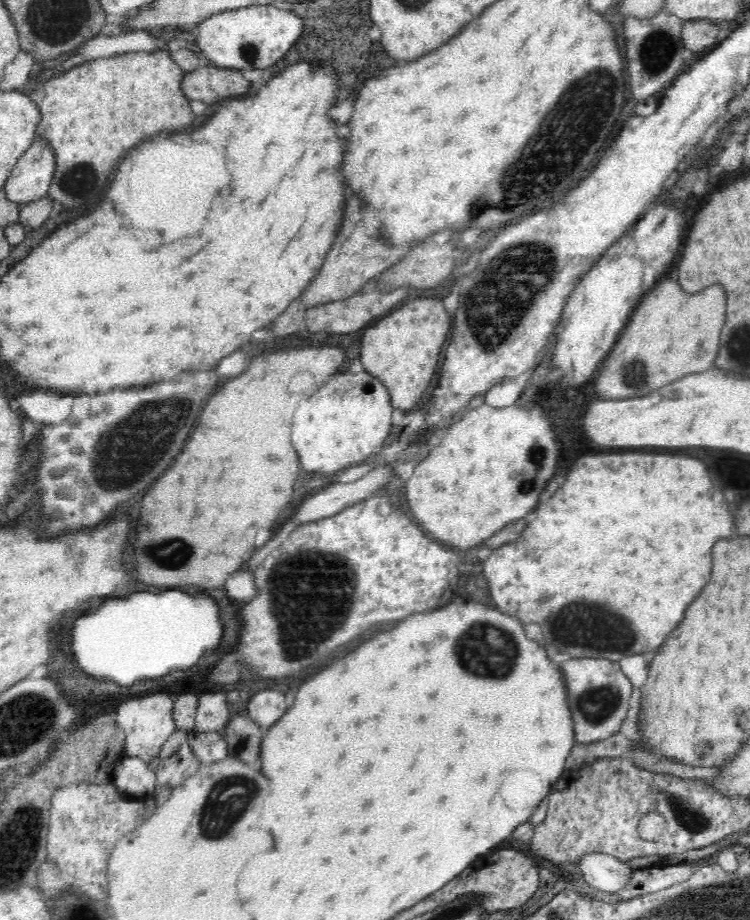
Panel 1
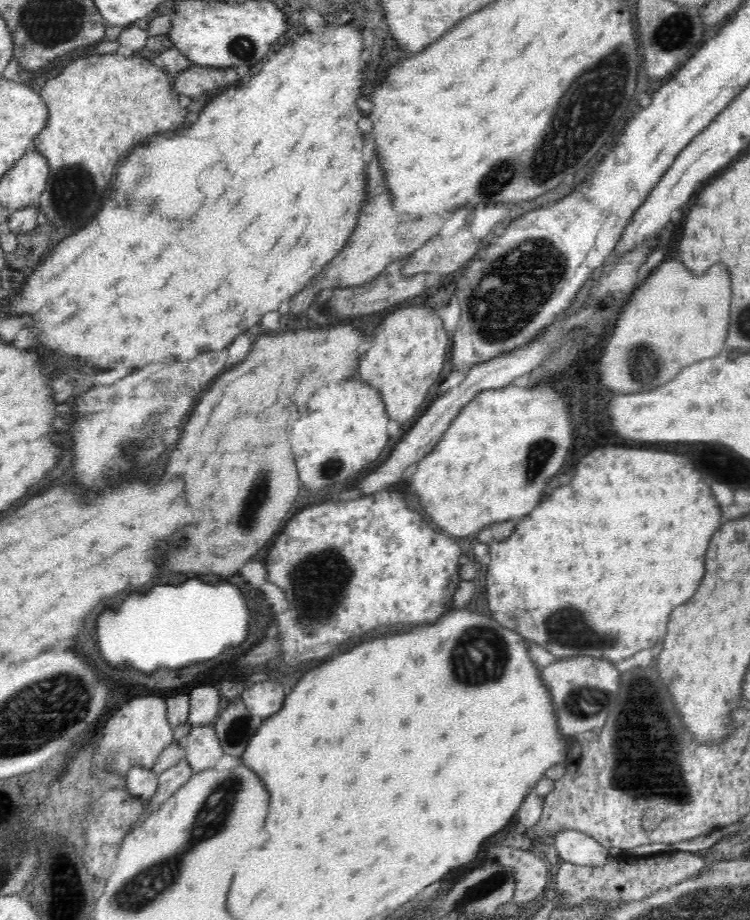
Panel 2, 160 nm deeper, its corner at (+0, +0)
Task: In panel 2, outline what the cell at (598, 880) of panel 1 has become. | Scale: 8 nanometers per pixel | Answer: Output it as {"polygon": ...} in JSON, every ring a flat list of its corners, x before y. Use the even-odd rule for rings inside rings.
{"polygon":[[578,830,558,832,554,846,562,860,588,867,599,867,612,857,608,847]]}

